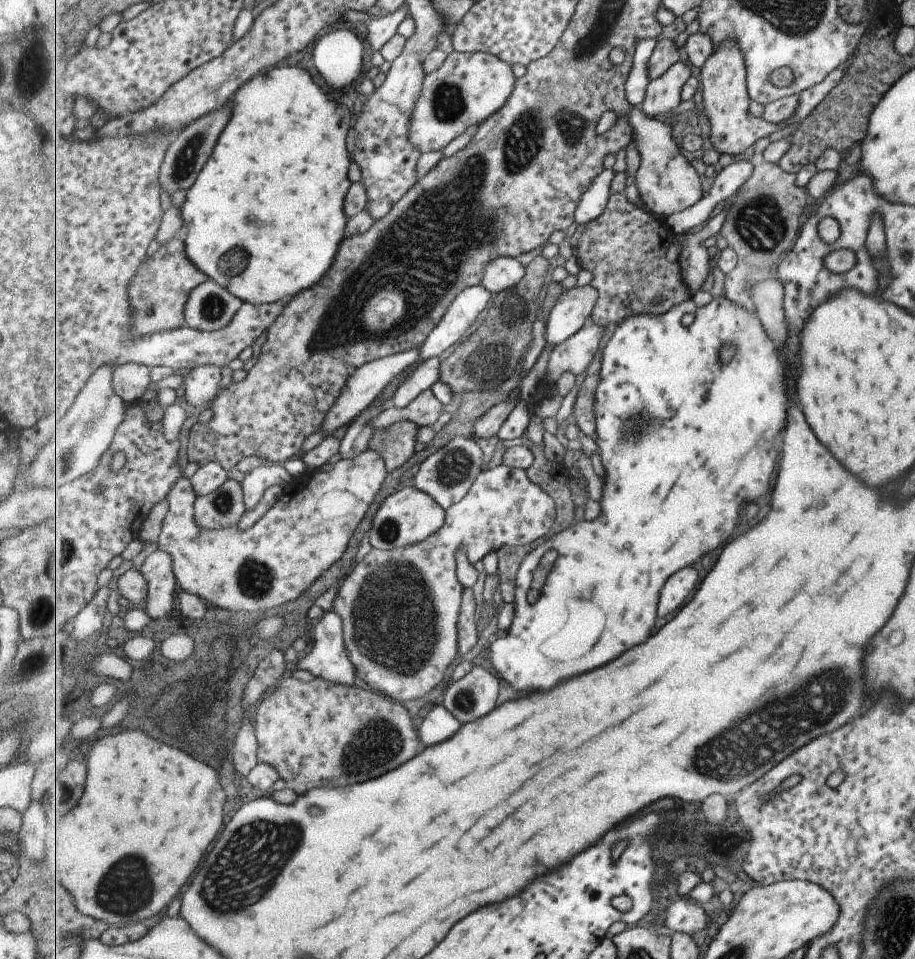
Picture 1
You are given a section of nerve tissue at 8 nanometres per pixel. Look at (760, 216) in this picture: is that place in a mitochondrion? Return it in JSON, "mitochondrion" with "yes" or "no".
{"mitochondrion":"yes"}

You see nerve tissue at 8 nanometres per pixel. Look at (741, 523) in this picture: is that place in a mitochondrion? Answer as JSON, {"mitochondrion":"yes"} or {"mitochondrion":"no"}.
{"mitochondrion":"no"}

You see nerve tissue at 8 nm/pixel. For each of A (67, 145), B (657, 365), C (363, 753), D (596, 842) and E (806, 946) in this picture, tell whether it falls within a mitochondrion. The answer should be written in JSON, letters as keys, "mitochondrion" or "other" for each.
{"A":"other","B":"other","C":"mitochondrion","D":"other","E":"other"}

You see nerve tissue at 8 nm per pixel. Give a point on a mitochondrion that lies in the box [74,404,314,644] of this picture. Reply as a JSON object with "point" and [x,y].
{"point":[253,579]}

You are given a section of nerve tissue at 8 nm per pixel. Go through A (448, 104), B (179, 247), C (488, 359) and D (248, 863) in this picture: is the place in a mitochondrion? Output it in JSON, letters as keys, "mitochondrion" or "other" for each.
{"A":"mitochondrion","B":"other","C":"mitochondrion","D":"mitochondrion"}

